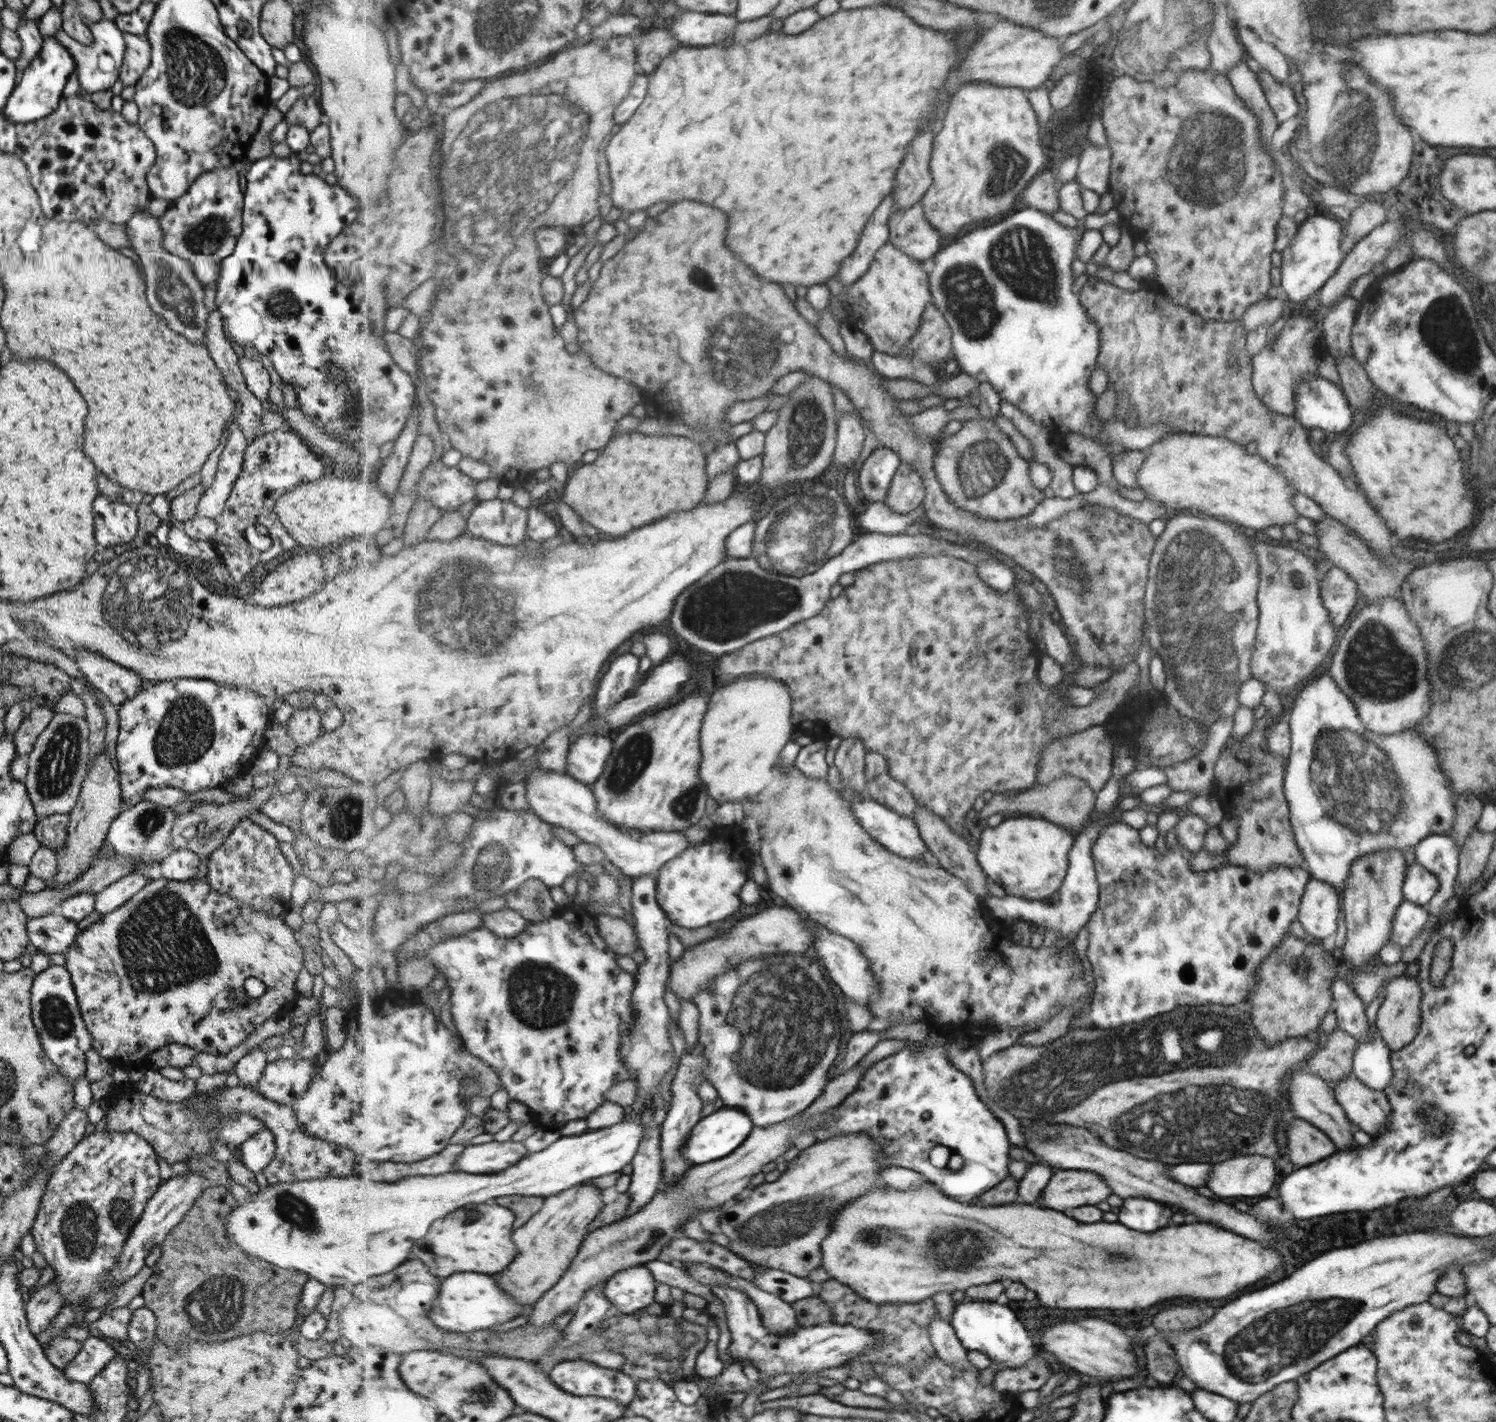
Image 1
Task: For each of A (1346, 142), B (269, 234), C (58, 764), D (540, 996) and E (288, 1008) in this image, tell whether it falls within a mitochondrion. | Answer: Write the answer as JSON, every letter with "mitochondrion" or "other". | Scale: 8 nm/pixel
{"A":"mitochondrion","B":"other","C":"mitochondrion","D":"mitochondrion","E":"other"}

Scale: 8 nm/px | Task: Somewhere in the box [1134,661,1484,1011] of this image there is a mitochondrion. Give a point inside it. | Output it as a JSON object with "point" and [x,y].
{"point":[1356,785]}

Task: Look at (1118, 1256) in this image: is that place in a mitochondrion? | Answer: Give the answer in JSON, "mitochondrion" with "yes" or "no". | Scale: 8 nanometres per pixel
{"mitochondrion":"yes"}

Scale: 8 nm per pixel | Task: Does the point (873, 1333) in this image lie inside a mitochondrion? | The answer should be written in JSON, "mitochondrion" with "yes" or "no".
{"mitochondrion":"no"}

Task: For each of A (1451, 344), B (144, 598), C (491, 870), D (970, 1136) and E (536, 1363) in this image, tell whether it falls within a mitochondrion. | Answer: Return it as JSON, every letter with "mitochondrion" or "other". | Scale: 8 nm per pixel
{"A":"mitochondrion","B":"mitochondrion","C":"mitochondrion","D":"other","E":"other"}

